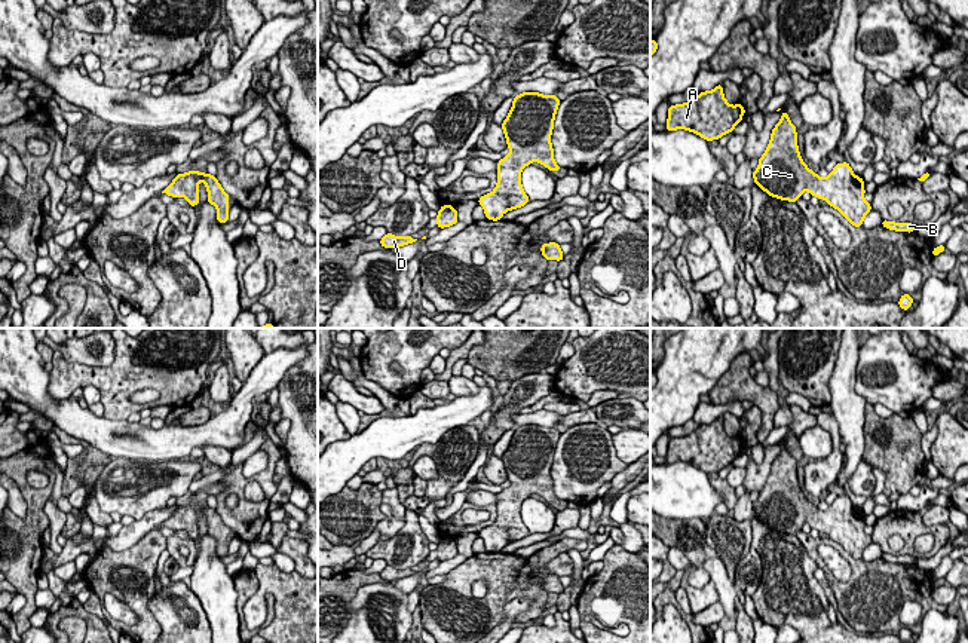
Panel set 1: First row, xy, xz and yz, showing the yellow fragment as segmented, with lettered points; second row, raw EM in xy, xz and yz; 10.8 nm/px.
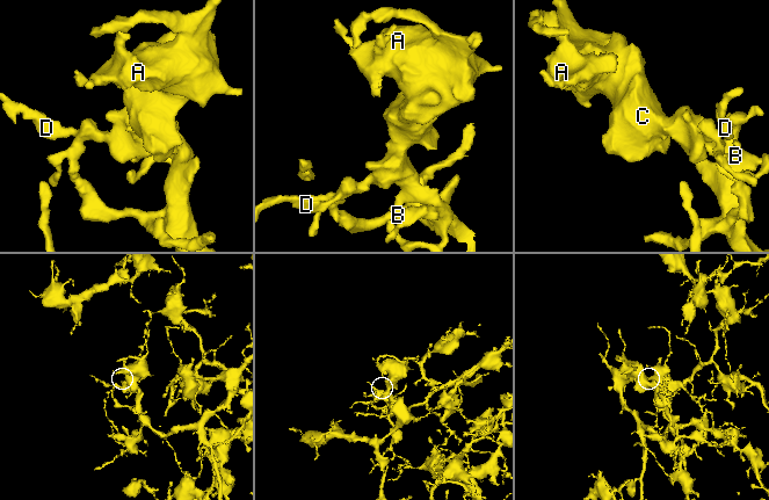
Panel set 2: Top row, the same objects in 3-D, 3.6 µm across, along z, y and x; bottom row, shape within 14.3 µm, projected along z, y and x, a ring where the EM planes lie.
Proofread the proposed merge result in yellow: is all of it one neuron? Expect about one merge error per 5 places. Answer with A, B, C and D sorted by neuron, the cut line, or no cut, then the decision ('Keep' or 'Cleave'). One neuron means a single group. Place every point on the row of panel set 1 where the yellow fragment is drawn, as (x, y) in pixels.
Groups: A B C D. No split. Keep

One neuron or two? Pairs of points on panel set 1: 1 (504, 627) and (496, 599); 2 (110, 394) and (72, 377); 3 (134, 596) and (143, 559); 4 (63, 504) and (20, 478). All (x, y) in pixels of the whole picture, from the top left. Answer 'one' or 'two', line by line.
1: two
2: one
3: one
4: two

